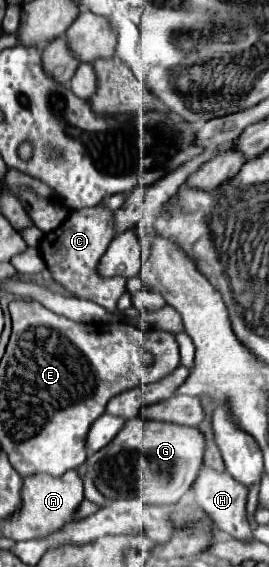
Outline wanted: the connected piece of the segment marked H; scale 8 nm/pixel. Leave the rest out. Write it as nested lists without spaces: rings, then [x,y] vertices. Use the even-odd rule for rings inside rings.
[[[202,466],[196,482],[192,484],[192,492],[194,492],[196,504],[222,532],[226,532],[238,540],[250,540],[252,538],[252,530],[248,524],[248,516],[246,516],[248,488],[244,488],[244,484],[236,484],[236,480],[232,480],[232,476],[228,476],[228,472],[218,474],[218,472]]]

